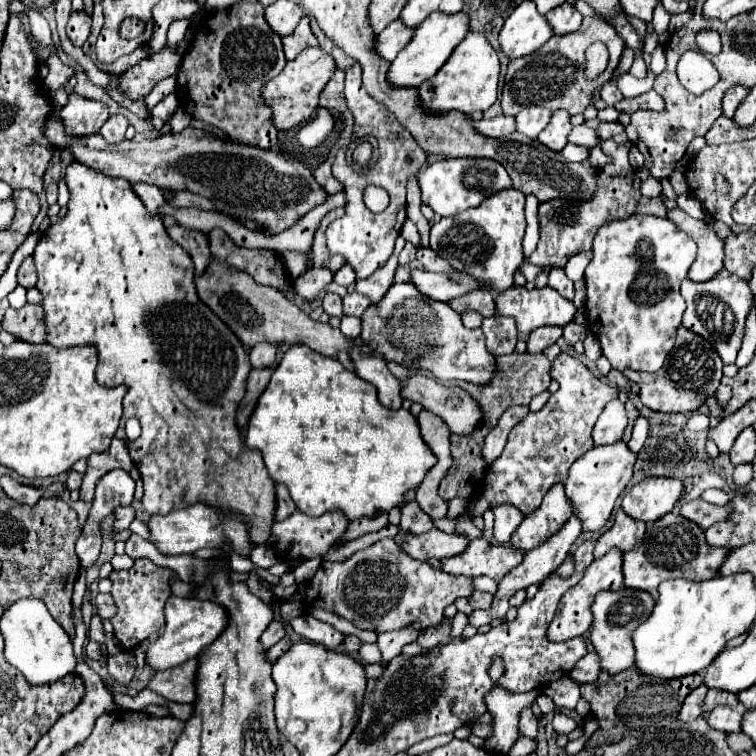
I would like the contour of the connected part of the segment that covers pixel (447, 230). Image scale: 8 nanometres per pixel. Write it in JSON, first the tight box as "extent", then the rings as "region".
{"extent":[430,188,526,294],"region":[[[516,188],[502,190],[486,198],[480,206],[468,208],[462,214],[442,218],[430,230],[430,246],[436,254],[448,260],[456,270],[470,274],[486,290],[500,294],[514,284],[514,274],[524,260],[522,236],[526,232],[524,194]]]}

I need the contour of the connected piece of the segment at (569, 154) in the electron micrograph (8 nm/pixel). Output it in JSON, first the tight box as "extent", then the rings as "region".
{"extent":[562,144,588,162],"region":[[[568,144],[568,146],[564,146],[562,154],[564,154],[564,158],[570,160],[570,162],[582,162],[582,160],[588,158],[588,148],[576,146],[576,144]]]}

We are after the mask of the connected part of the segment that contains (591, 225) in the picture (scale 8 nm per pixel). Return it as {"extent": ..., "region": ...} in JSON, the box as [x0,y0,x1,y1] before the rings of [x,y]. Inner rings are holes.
{"extent":[530,140,640,270],"region":[[[614,140],[602,142],[602,152],[614,160],[596,172],[596,190],[590,200],[584,202],[568,202],[568,200],[548,200],[538,206],[538,222],[540,222],[540,242],[532,252],[530,262],[544,270],[554,266],[566,266],[568,258],[578,252],[588,252],[592,248],[592,240],[596,230],[610,220],[626,218],[636,212],[636,204],[640,200],[640,178],[638,172],[628,162],[628,144],[616,144]]]}

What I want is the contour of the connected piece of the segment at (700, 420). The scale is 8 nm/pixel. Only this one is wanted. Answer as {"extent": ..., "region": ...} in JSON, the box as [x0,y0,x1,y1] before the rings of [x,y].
{"extent":[687,413,710,432],"region":[[[693,413],[687,421],[687,428],[693,432],[707,431],[710,428],[710,418],[701,413]]]}

